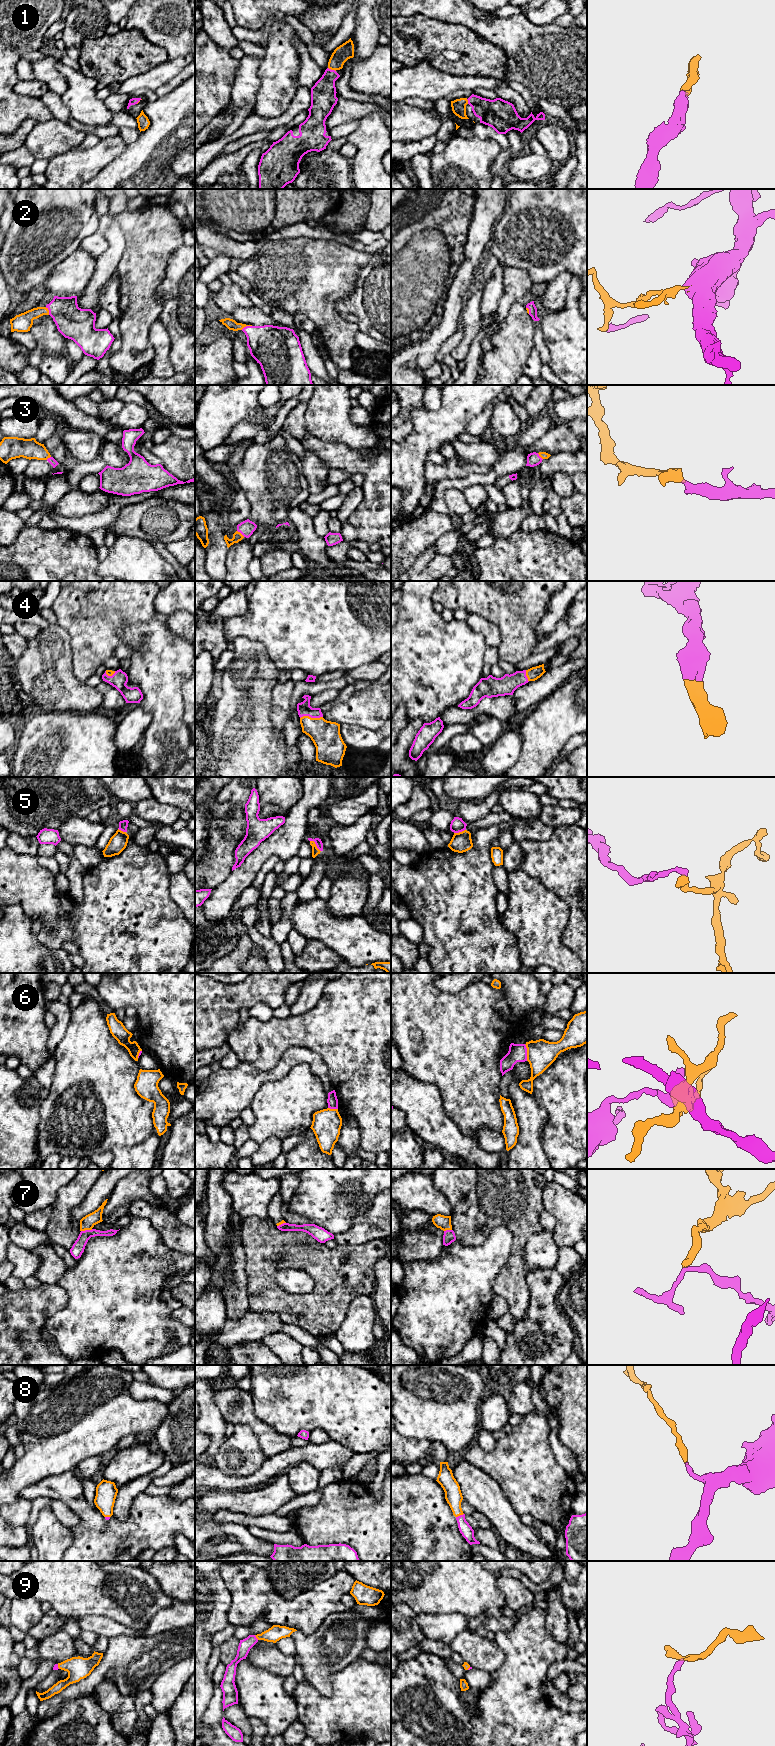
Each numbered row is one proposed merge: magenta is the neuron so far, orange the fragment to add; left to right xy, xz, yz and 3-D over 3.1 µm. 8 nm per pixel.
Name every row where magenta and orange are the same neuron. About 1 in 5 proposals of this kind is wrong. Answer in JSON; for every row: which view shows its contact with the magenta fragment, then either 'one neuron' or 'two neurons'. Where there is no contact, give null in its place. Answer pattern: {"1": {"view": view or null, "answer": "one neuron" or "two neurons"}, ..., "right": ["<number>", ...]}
{"1": {"view": "xz", "answer": "one neuron"}, "2": {"view": "xz", "answer": "one neuron"}, "3": {"view": "xz", "answer": "one neuron"}, "4": {"view": "xz", "answer": "one neuron"}, "5": {"view": "xz", "answer": "two neurons"}, "6": {"view": "yz", "answer": "two neurons"}, "7": {"view": "xy", "answer": "two neurons"}, "8": {"view": "yz", "answer": "one neuron"}, "9": {"view": "xz", "answer": "one neuron"}, "right": ["1", "2", "3", "4", "8", "9"]}

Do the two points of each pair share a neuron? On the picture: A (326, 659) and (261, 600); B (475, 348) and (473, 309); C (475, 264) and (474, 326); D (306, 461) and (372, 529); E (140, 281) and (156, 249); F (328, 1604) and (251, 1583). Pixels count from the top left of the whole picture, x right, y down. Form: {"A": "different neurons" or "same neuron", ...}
{"A": "same neuron", "B": "different neurons", "C": "different neurons", "D": "different neurons", "E": "same neuron", "F": "same neuron"}

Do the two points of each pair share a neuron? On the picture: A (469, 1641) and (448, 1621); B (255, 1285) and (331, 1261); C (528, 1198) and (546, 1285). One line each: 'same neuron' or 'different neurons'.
A: different neurons
B: same neuron
C: different neurons

